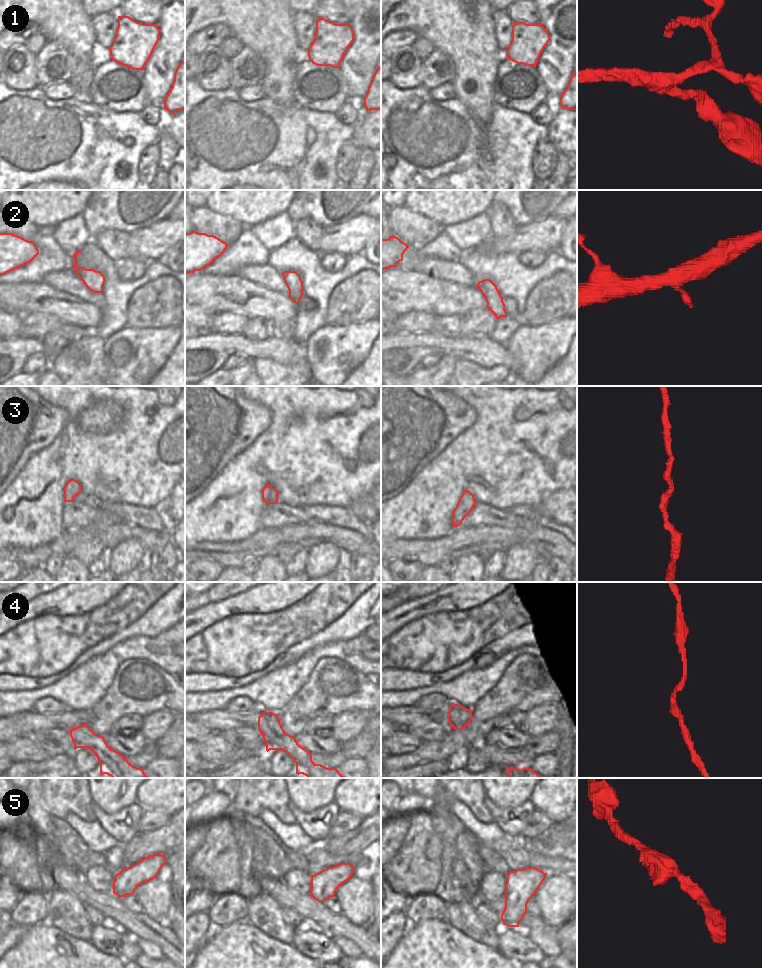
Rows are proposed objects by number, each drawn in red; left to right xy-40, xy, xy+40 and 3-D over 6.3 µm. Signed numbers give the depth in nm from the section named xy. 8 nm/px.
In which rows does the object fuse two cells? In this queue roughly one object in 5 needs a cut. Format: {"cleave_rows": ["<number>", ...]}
{"cleave_rows": []}

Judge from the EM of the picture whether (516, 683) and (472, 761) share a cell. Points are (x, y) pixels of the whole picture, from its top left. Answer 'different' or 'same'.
different

